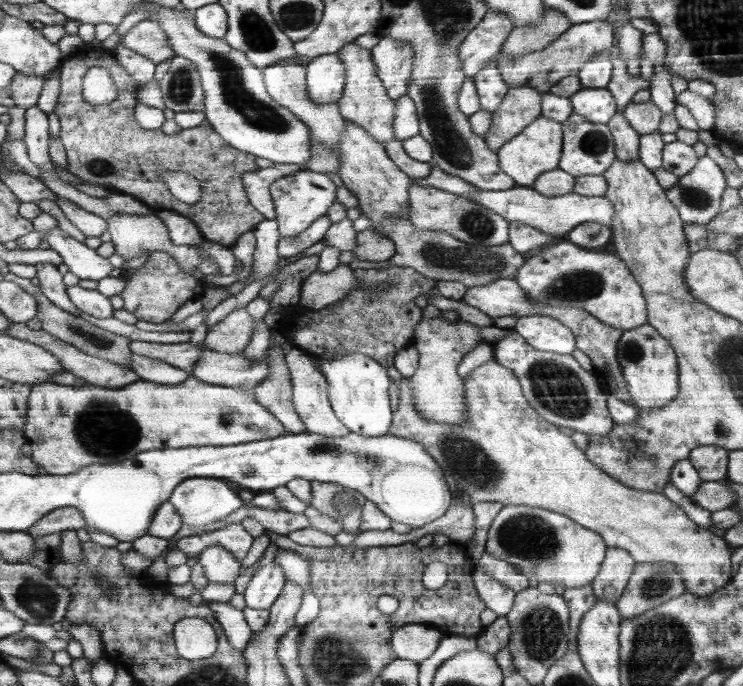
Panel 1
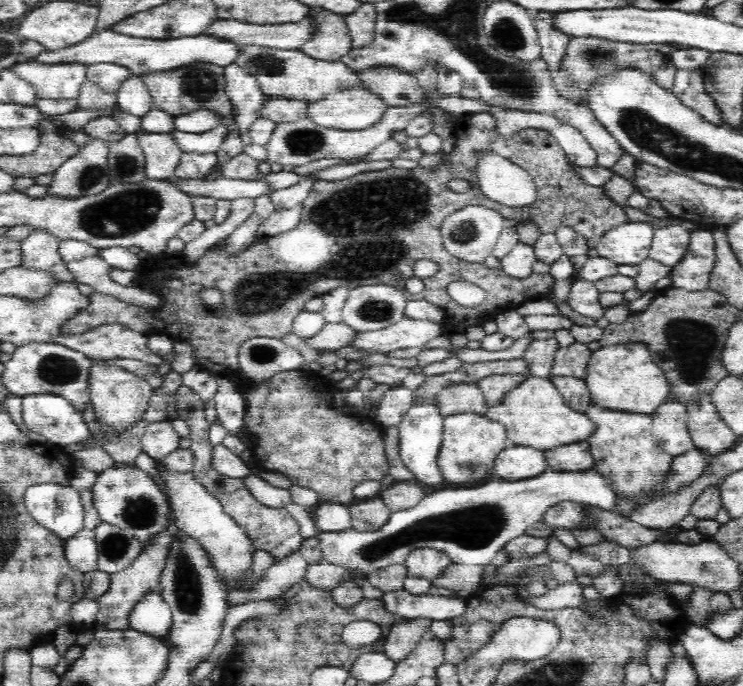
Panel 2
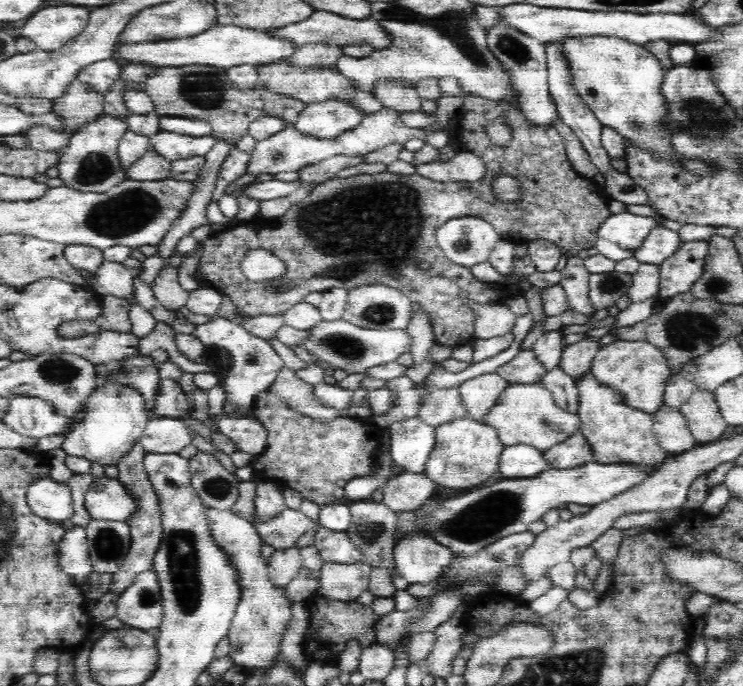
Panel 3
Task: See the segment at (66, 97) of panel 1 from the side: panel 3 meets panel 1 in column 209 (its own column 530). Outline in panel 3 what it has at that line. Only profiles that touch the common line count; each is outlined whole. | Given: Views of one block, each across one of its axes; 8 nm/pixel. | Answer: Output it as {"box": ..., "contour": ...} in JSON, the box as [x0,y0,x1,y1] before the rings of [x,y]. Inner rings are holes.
{"box":[194,93,612,348],"contour":[[[472,93],[464,94],[463,98],[461,110],[455,116],[458,134],[453,140],[457,144],[457,150],[475,154],[484,161],[486,174],[482,180],[473,183],[445,183],[420,176],[418,173],[404,176],[388,171],[348,178],[336,176],[314,187],[304,200],[291,204],[282,216],[275,218],[275,223],[271,220],[262,223],[260,221],[254,223],[252,220],[248,223],[238,223],[220,230],[205,240],[200,244],[202,258],[194,274],[194,280],[212,286],[222,296],[227,295],[240,311],[240,315],[246,319],[263,315],[284,315],[296,304],[301,304],[312,292],[324,294],[333,288],[345,288],[350,291],[362,284],[386,284],[404,293],[414,306],[414,310],[431,317],[430,324],[437,345],[454,348],[472,343],[475,340],[476,316],[471,310],[471,302],[463,301],[463,297],[471,294],[477,304],[506,305],[510,300],[514,300],[514,296],[523,296],[527,291],[520,283],[499,284],[490,283],[490,280],[478,280],[474,276],[474,268],[452,263],[438,246],[435,237],[442,223],[456,217],[480,217],[492,224],[496,232],[504,238],[512,238],[524,244],[538,239],[550,240],[562,249],[562,257],[566,253],[565,258],[570,258],[584,248],[596,246],[598,226],[612,212],[608,207],[608,199],[602,195],[600,188],[594,185],[591,179],[574,170],[567,157],[564,141],[555,128],[550,125],[533,125],[520,116],[518,110],[511,113],[510,107],[505,102],[486,100]],[[499,115],[507,115],[509,119],[506,121],[512,125],[512,140],[506,146],[492,144],[485,131],[486,125]],[[499,174],[512,175],[520,181],[522,200],[502,202],[494,196],[491,184],[493,178]],[[256,248],[269,250],[279,258],[288,268],[287,275],[266,282],[247,280],[240,269],[240,260],[246,256],[246,252]],[[421,260],[430,263],[432,268],[428,271],[419,270],[417,267]],[[397,273],[402,275],[400,280],[394,278],[394,274]],[[318,280],[322,280],[322,284],[318,284]]]}

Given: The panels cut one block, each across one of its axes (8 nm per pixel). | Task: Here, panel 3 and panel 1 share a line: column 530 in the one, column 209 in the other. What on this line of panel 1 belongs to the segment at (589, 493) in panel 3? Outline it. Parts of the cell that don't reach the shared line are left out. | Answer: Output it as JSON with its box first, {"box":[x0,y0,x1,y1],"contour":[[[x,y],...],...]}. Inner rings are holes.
{"box":[171,477,244,527],"contour":[[[202,477],[183,480],[171,501],[183,524],[197,527],[226,519],[244,504],[222,479]]]}

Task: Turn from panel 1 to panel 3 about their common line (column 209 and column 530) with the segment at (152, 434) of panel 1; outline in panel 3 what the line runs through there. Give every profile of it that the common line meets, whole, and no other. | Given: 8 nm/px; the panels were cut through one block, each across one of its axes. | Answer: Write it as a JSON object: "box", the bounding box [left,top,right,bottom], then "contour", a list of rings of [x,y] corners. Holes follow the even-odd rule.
{"box":[483,382,581,451],"contour":[[[542,382],[509,383],[498,403],[486,414],[483,421],[497,428],[498,438],[505,446],[529,444],[541,451],[564,442],[581,430],[581,418],[557,406],[552,393]]]}

